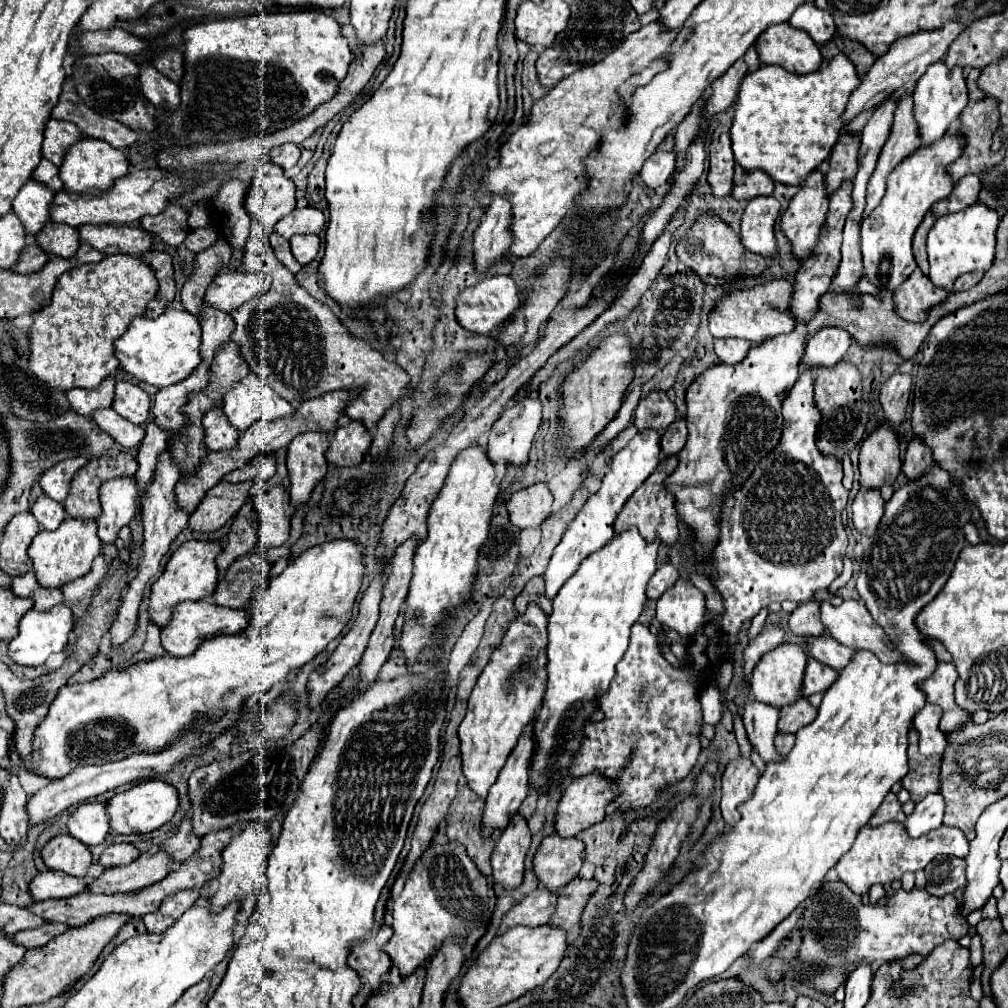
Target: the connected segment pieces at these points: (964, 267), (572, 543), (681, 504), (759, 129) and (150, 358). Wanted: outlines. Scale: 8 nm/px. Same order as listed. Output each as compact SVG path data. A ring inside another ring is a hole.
M977 201L969 209L947 213L939 217L927 237L927 255L929 255L929 279L947 291L951 291L953 281L969 271L987 271L995 259L995 233L999 225L999 213L993 213L991 207Z
M657 431L637 433L621 451L617 451L613 455L609 473L605 473L599 491L587 499L583 509L577 513L577 517L565 529L565 535L563 535L561 543L553 551L549 567L543 575L545 577L545 593L547 593L549 599L553 599L557 595L557 591L563 587L563 583L579 569L581 561L589 553L601 549L603 545L607 545L607 541L613 539L615 517L623 509L625 501L633 495L633 491L645 481L645 477L649 477L655 471L659 459L661 459L661 449L659 449L659 433Z
M795 329L789 335L779 335L751 347L745 361L737 365L719 363L713 369L703 371L689 385L685 395L689 439L677 455L677 469L665 479L665 489L675 497L677 515L693 531L693 551L697 553L699 563L709 561L713 545L717 545L725 495L739 489L759 465L761 457L773 451L781 439L781 401L799 377L801 357L803 369L831 369L831 365L837 365L845 357L849 345L851 337L839 329L821 329L809 341L805 339L803 329ZM741 397L759 397L761 401L739 401Z
M845 55L833 57L809 75L795 75L779 65L763 65L745 75L733 107L731 141L735 161L745 171L763 171L773 181L799 185L829 157L843 127L841 113L857 85L859 75Z
M167 309L157 319L137 317L129 329L115 341L115 357L121 369L155 387L167 387L183 381L201 365L201 325L189 311Z

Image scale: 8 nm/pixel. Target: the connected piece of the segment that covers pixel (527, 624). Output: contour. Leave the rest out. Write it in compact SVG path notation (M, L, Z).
M529 603L527 611L507 625L501 645L493 651L491 661L469 695L467 715L459 725L461 757L469 787L481 797L487 797L487 791L497 781L509 753L535 717L537 707L541 707L545 691L545 619L545 611L537 603Z

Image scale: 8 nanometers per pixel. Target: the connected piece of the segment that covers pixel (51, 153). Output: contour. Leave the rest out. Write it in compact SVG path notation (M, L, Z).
M49 119L45 127L45 139L43 139L43 157L53 161L55 165L61 165L67 149L73 147L79 139L83 139L83 133L77 129L77 125L69 121Z

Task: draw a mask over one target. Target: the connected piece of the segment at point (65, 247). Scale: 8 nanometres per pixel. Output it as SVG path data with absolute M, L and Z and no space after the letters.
M47 221L41 233L37 235L37 243L43 247L43 251L53 257L73 257L79 249L79 233L75 227L65 223L53 223Z

